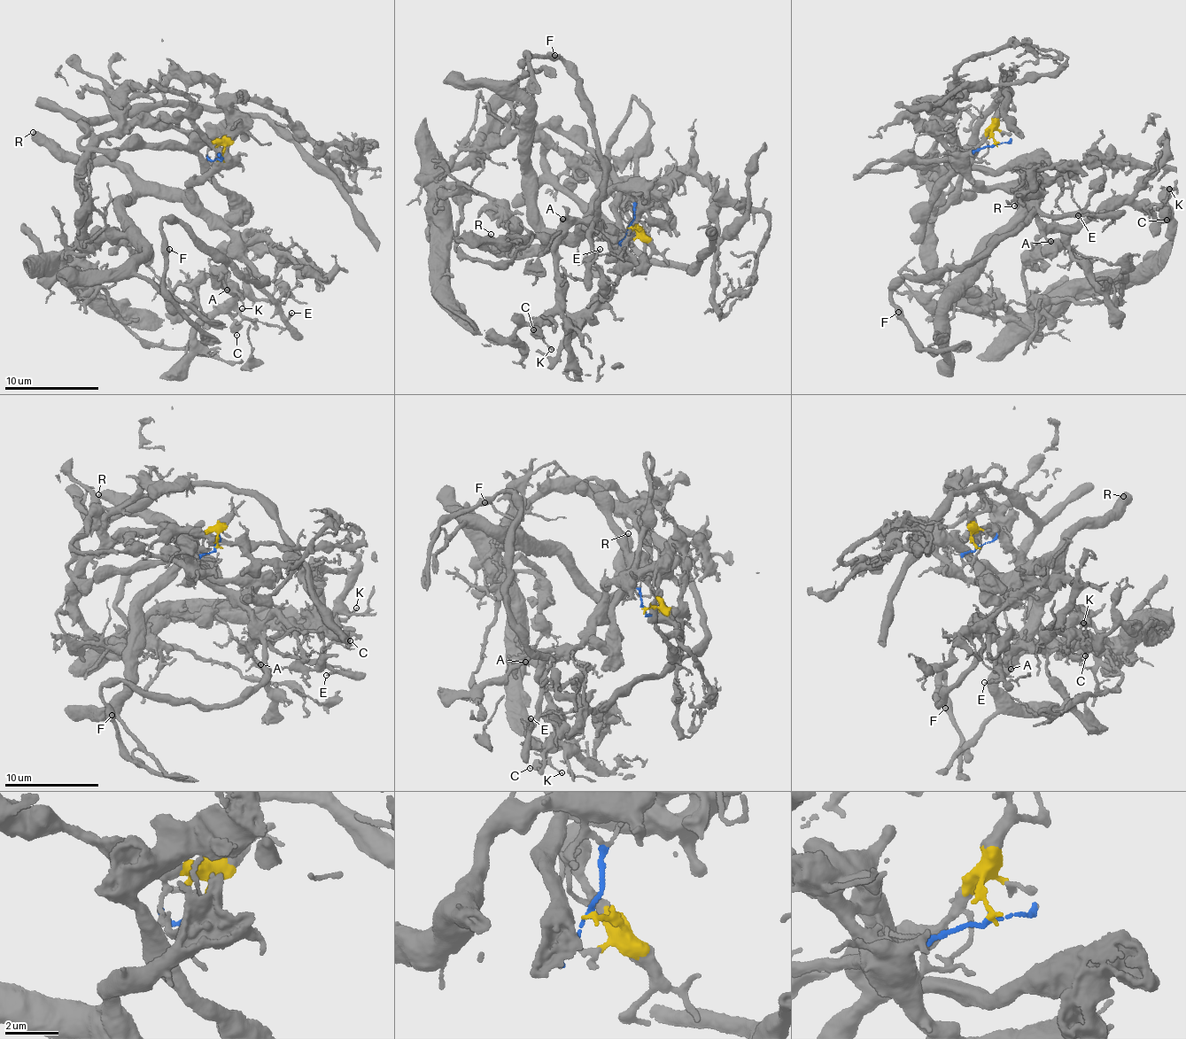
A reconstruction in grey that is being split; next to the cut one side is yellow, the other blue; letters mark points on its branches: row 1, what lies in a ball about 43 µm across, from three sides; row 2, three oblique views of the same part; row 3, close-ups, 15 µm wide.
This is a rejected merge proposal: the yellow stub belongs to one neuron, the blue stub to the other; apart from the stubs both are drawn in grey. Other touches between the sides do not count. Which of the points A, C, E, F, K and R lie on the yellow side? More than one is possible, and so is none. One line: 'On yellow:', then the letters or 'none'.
On yellow: none

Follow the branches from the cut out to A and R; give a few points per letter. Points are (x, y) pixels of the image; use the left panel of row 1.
A: (219, 157), (208, 176), (193, 180), (190, 188), (202, 211), (231, 235), (232, 253), (223, 279), (228, 290)
R: (219, 157), (208, 176), (193, 180), (187, 192), (158, 197), (114, 166), (87, 167), (60, 154), (33, 131)

